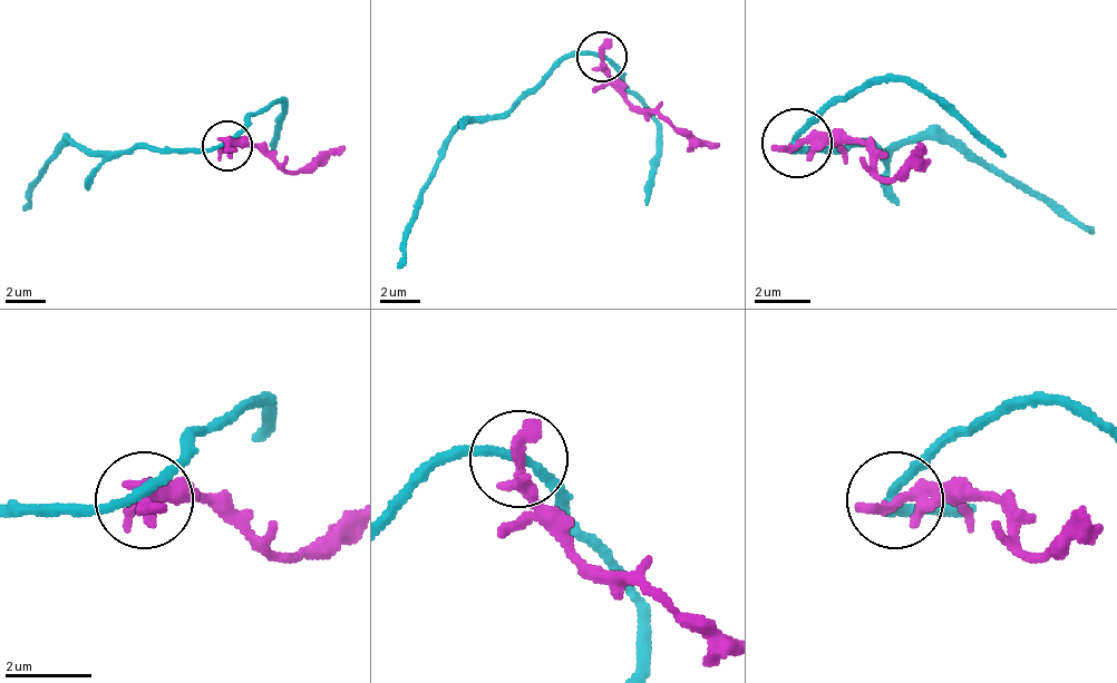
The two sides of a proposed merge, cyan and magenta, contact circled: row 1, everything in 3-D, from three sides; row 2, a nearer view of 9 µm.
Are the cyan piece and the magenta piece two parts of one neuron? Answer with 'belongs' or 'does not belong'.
does not belong

